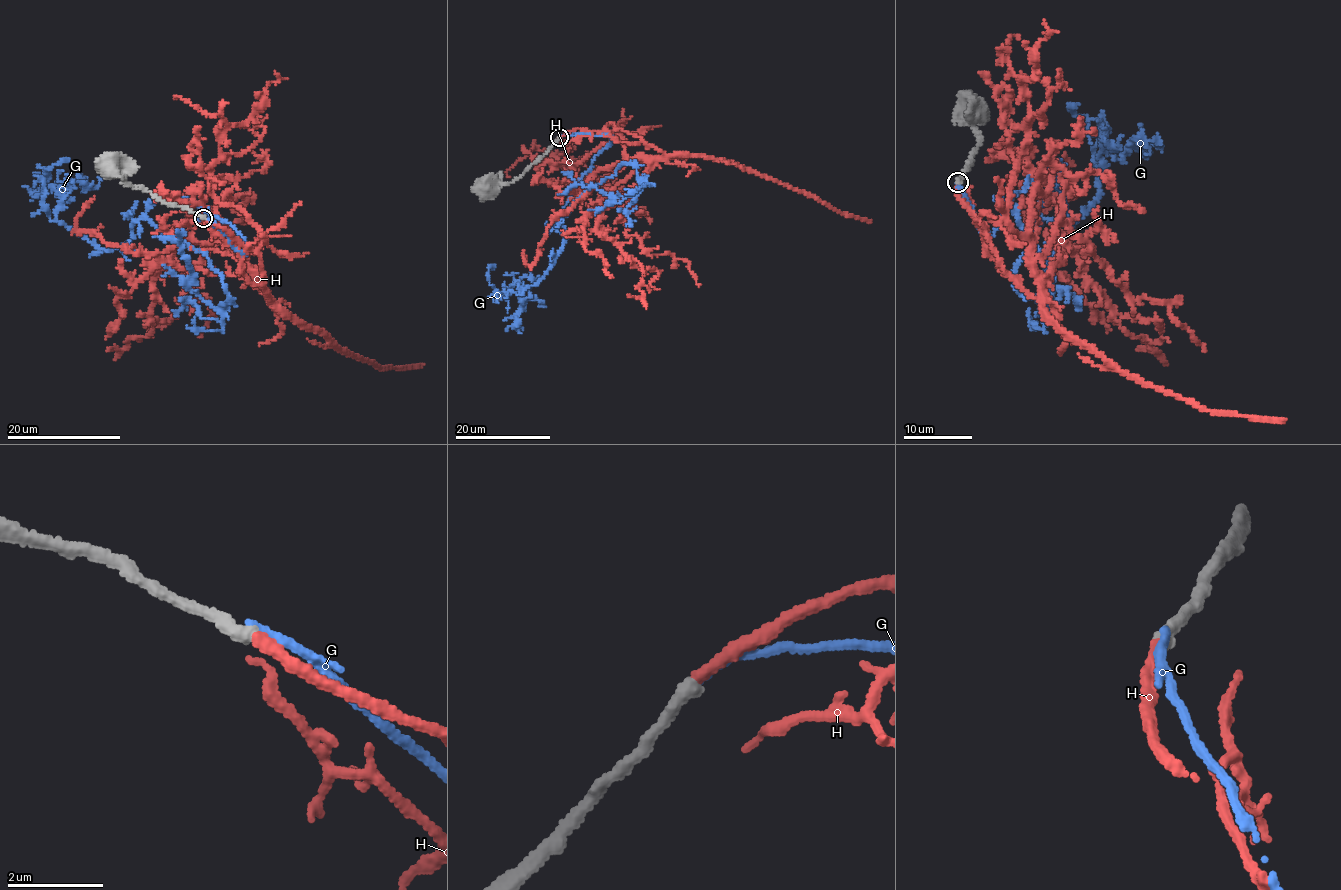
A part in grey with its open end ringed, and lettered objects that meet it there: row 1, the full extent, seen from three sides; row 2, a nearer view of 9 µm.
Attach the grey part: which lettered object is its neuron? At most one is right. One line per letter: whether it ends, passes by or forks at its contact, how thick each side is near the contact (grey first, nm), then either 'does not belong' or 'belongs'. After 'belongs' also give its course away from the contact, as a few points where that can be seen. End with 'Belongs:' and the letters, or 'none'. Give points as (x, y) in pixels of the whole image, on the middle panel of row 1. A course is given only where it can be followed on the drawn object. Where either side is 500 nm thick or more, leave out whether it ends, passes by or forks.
G: it ends; calibres 320 and 170 nm; does not belong
H: it ends; calibres 320 and 260 nm; belongs; course (559, 137), (619, 129), (665, 155), (627, 159), (614, 137), (567, 169), (533, 144), (507, 176)
Belongs: H

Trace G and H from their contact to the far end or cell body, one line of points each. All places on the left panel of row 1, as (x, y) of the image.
G: (203, 216), (244, 251), (182, 196), (146, 211), (208, 257), (220, 308), (187, 287), (180, 247), (153, 236)
H: (203, 218), (259, 255), (271, 298), (244, 256), (260, 228), (215, 195), (223, 103), (207, 114), (173, 99)

